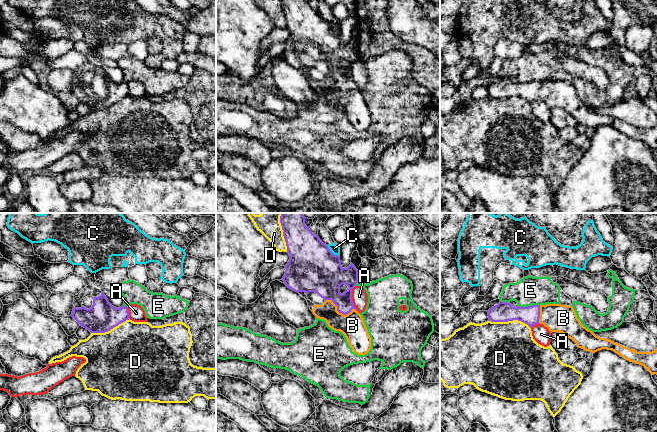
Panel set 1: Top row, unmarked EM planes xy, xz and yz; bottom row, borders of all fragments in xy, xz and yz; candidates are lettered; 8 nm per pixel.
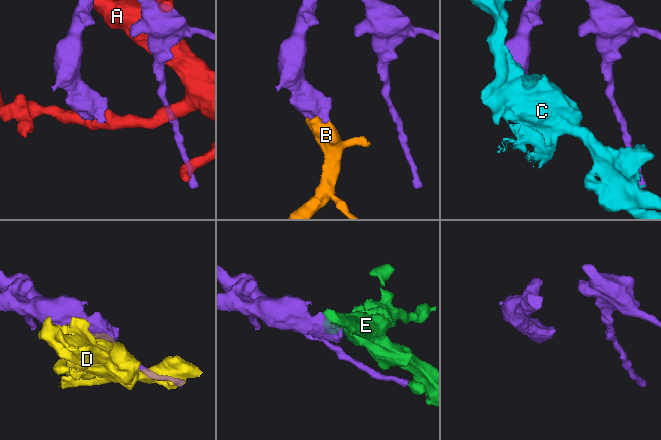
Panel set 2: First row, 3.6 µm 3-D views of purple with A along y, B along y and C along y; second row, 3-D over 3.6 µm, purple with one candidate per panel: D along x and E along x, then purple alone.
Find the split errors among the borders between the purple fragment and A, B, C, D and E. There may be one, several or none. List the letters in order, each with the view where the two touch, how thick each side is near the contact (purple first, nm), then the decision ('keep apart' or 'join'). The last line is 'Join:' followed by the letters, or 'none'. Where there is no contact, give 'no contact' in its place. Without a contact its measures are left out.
A: contact in xz; calibres 240 and 130 nm; keep apart
B: contact in xz; calibres 220 and 190 nm; join
C: contact in xz; calibres 400 and 80 nm; keep apart
D: contact in yz; calibres 160 and 460 nm; keep apart
E: contact in yz; calibres 160 and 220 nm; keep apart
Join: B

